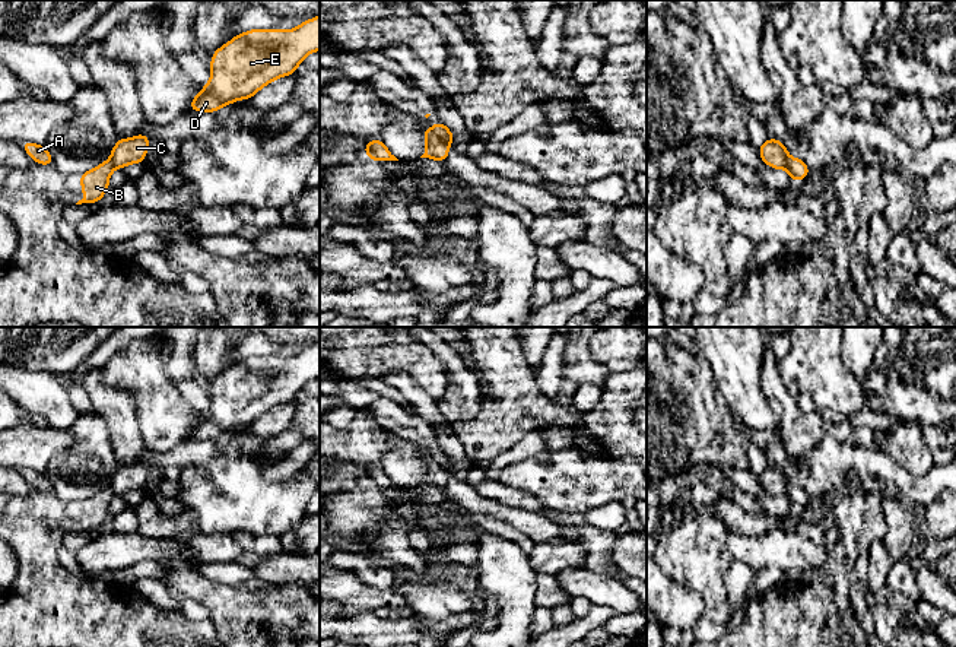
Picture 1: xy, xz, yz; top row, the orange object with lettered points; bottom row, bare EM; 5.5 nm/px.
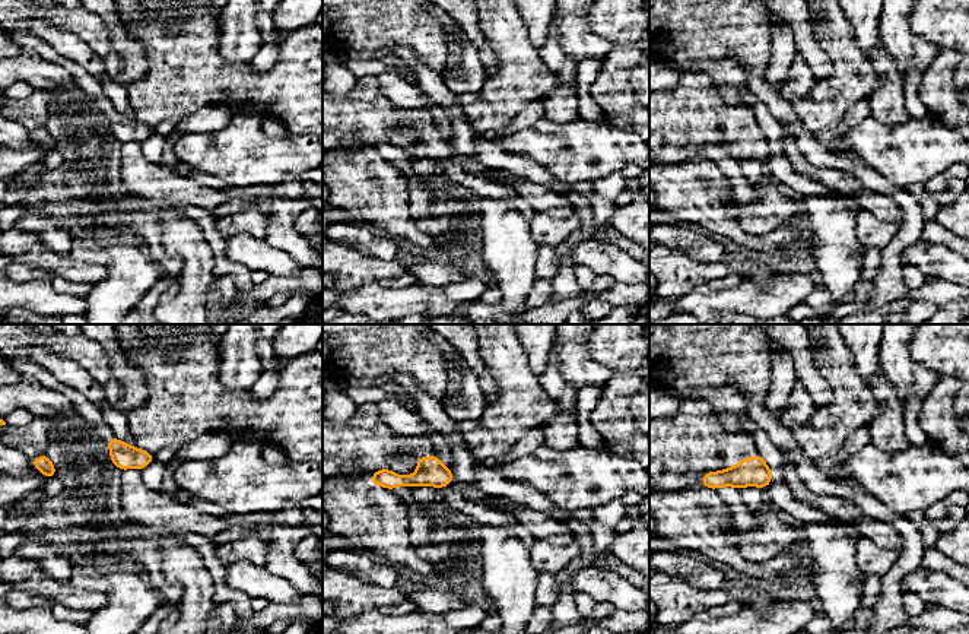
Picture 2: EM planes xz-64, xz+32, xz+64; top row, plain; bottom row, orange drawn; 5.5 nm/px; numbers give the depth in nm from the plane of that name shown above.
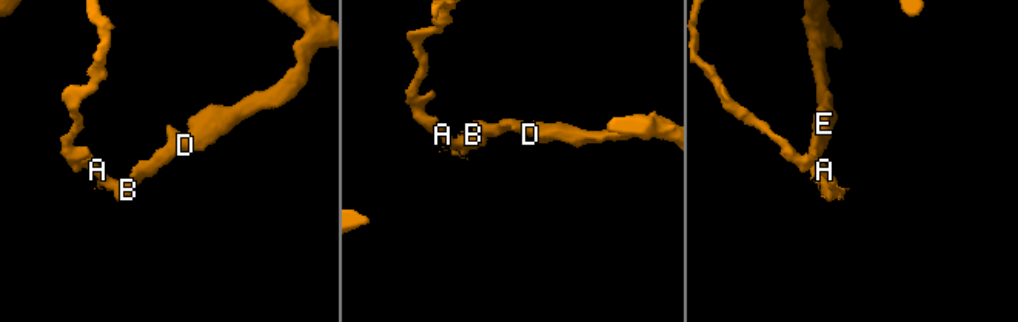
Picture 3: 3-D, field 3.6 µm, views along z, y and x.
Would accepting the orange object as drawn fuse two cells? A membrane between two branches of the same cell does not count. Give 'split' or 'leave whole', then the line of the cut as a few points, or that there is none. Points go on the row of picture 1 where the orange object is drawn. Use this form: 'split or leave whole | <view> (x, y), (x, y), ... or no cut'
split | xz (431, 129), (448, 145)

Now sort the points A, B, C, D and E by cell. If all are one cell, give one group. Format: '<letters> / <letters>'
A B / C D E

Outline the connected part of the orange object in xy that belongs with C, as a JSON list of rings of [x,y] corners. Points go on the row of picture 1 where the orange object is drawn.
[[[137,134],[131,139],[118,139],[112,148],[109,161],[112,162],[114,168],[118,169],[130,164],[140,164],[143,162],[149,146],[150,142],[146,134]]]

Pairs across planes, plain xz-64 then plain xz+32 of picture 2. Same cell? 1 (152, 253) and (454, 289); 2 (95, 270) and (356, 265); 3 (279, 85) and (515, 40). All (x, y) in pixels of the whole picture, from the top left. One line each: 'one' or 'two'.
1: two
2: one
3: one

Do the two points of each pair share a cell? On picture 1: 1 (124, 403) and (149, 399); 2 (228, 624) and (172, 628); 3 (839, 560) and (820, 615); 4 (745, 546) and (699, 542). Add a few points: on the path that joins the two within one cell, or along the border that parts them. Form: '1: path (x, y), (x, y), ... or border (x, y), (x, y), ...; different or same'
1: border (105, 383), (126, 390), (133, 397), (142, 435); different
2: border (209, 622), (216, 631); different
3: path (835, 573), (825, 602); same
4: border (733, 532), (727, 538), (727, 552), (731, 558); different

